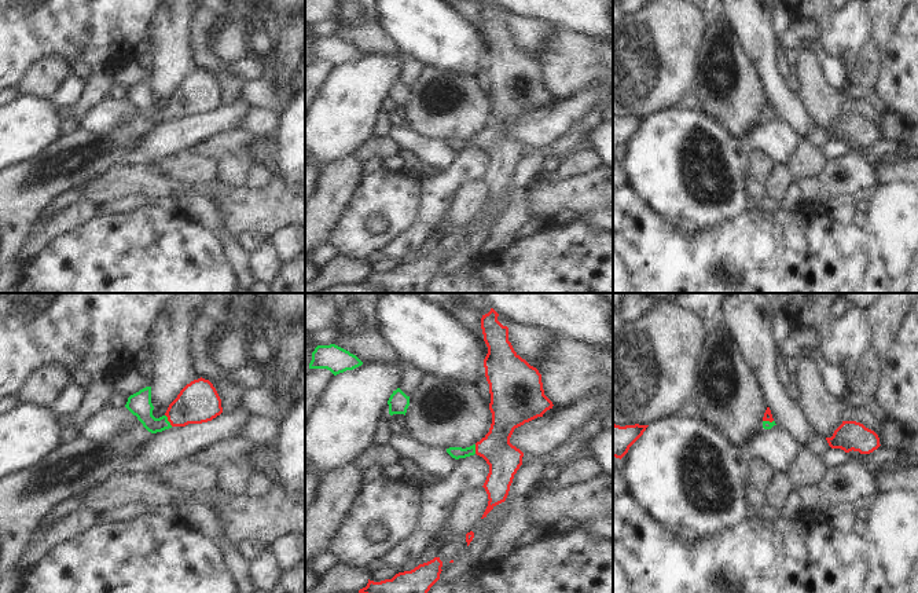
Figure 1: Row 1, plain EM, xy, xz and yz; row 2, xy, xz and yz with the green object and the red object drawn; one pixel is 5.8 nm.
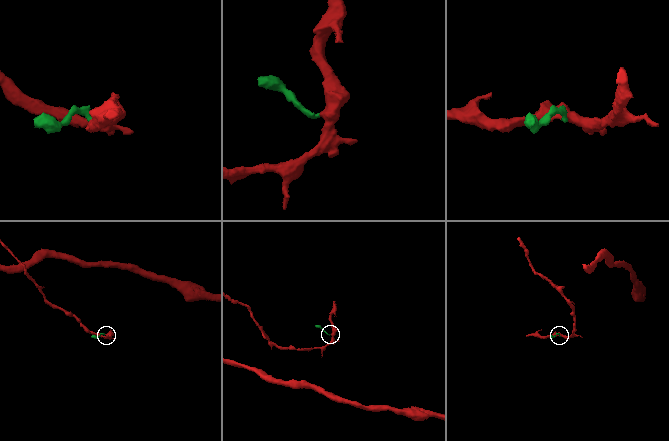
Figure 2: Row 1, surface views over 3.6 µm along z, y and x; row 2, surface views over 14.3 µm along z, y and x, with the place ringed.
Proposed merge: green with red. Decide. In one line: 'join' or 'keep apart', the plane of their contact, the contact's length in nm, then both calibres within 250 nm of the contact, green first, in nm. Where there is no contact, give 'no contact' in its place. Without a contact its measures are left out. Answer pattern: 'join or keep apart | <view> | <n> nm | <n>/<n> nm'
join | xy | 80 nm | 140/240 nm

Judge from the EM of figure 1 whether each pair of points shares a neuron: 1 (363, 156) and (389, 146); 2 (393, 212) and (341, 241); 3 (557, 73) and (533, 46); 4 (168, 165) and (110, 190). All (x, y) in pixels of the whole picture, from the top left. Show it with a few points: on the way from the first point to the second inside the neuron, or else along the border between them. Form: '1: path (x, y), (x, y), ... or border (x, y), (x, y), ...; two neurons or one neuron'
1: path (370, 149), (373, 146), (382, 146); one neuron
2: path (379, 209), (368, 209), (351, 227); one neuron
3: border (560, 28), (551, 36), (547, 48), (536, 59); two neurons
4: border (147, 164), (161, 174), (186, 183); two neurons

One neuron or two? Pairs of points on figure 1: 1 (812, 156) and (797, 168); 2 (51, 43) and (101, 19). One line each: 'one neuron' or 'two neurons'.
1: one neuron
2: one neuron

